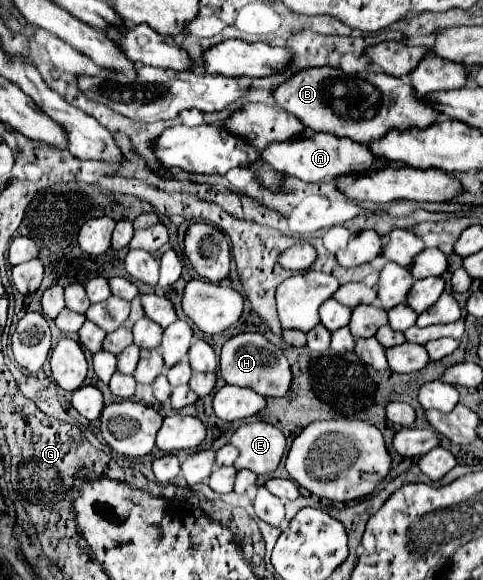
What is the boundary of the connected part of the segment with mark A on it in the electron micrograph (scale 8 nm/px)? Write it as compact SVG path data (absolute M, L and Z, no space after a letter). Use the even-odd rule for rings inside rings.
M314 134L310 138L294 138L284 142L268 144L262 152L262 162L270 164L274 170L300 178L304 182L320 182L320 180L334 180L344 174L362 174L376 168L386 166L384 160L376 160L366 144L352 142L348 138L336 138L332 134Z

